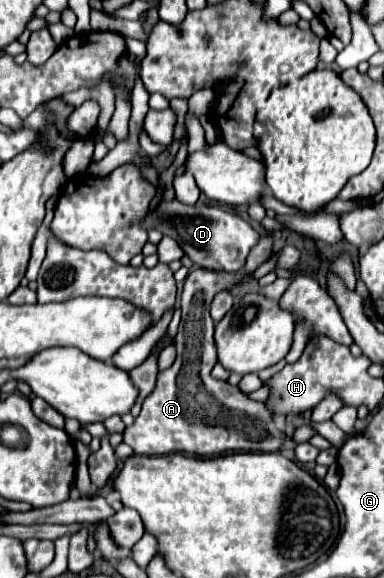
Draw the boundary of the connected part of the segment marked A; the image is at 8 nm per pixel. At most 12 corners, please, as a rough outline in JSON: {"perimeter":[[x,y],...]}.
{"perimeter":[[189,272],[177,358],[123,432],[135,454],[277,452],[265,402],[217,380],[209,304],[241,274]]}

